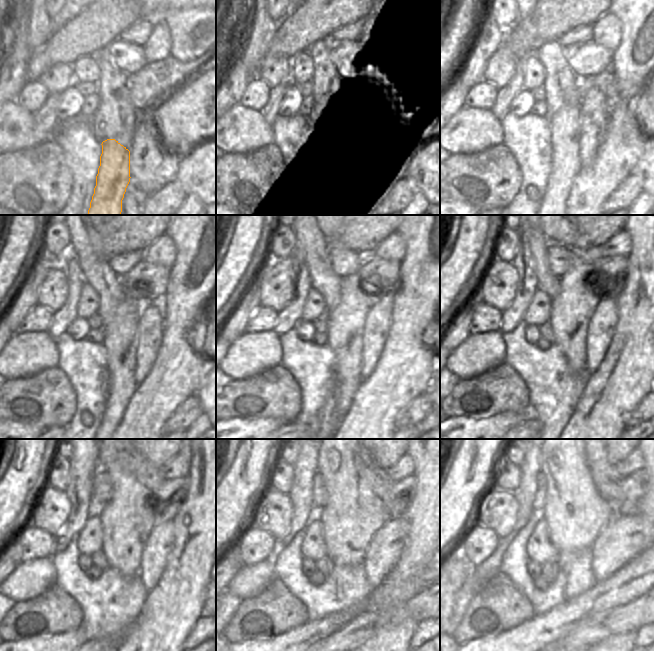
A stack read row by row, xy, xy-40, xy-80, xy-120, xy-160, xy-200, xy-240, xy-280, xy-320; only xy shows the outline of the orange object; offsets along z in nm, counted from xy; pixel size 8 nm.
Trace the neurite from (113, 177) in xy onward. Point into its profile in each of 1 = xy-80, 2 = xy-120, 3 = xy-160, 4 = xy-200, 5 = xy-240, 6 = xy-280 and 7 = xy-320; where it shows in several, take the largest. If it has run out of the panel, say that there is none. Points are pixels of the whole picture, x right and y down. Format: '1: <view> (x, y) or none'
1: xy-80 (565, 124)
2: xy-120 (121, 335)
3: xy-160 (345, 322)
4: xy-200 (570, 311)
5: xy-240 (127, 519)
6: xy-280 (352, 513)
7: xy-320 (575, 512)

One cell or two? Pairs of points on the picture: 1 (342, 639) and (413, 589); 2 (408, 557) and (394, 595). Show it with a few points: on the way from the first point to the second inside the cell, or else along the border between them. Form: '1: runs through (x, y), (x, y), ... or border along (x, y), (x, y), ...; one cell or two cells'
1: border along (404, 602), (390, 610), (361, 610), (359, 612); two cells
2: border along (420, 566), (408, 580), (386, 579); two cells

